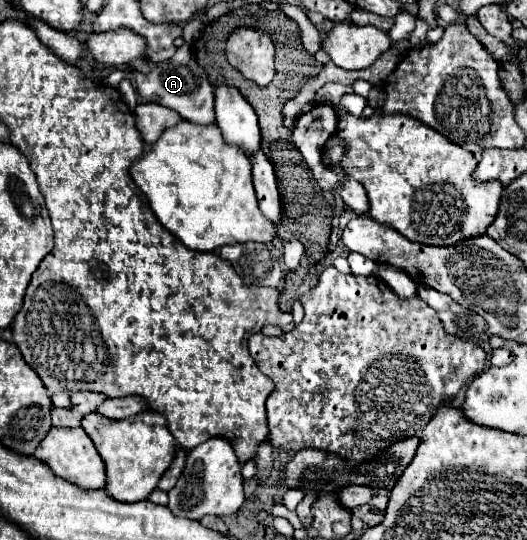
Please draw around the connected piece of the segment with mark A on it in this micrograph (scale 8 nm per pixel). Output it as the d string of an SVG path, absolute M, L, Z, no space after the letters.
M186 43L170 59L154 65L150 73L136 75L136 89L146 101L164 105L190 123L214 123L214 87L208 83L204 69L196 63L190 45Z

